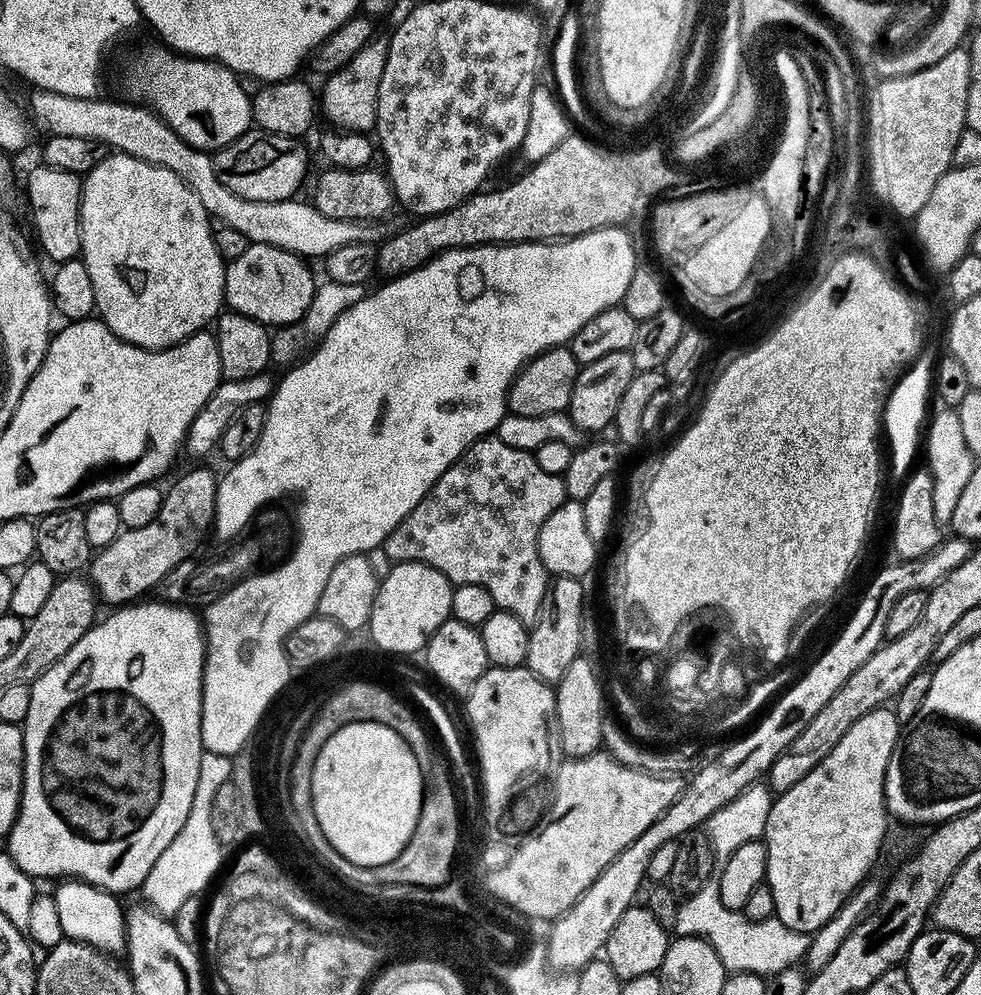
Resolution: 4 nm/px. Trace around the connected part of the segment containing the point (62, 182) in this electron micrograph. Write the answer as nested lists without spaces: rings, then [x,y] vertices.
[[[39,167],[28,176],[28,212],[32,215],[36,240],[53,265],[75,260],[81,255],[80,199],[84,189],[81,177],[70,174],[70,170]]]

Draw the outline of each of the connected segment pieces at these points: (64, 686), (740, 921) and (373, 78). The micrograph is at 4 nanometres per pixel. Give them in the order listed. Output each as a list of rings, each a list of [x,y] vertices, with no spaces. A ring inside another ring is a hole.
[[[136,602],[131,606],[120,606],[115,609],[113,616],[108,616],[99,621],[90,629],[85,636],[78,638],[74,646],[54,666],[50,666],[41,676],[31,684],[32,697],[30,698],[30,714],[26,714],[23,722],[24,729],[24,785],[22,786],[22,798],[20,799],[20,813],[14,822],[12,831],[6,837],[6,851],[14,858],[14,862],[23,872],[28,873],[33,878],[39,876],[60,876],[56,878],[71,878],[73,880],[85,880],[87,884],[92,884],[95,888],[100,888],[103,892],[121,894],[120,892],[132,892],[143,885],[144,880],[154,870],[154,862],[162,858],[162,850],[178,838],[178,830],[186,826],[186,814],[190,814],[190,806],[194,802],[194,790],[198,786],[198,774],[200,773],[200,754],[205,751],[205,746],[200,741],[200,691],[204,688],[204,630],[202,620],[188,608],[180,608],[176,602],[155,602],[156,604],[144,604],[148,602]]]
[[[716,874],[681,903],[674,932],[676,936],[700,936],[706,940],[729,973],[753,972],[765,978],[799,965],[807,957],[810,939],[809,933],[790,930],[781,920],[754,922],[744,917],[743,912],[722,906]]]
[[[373,35],[372,41],[362,46],[362,50],[358,50],[358,54],[354,54],[354,58],[350,58],[350,62],[342,66],[342,70],[323,81],[324,94],[322,92],[319,95],[318,104],[322,116],[332,123],[329,125],[345,132],[365,134],[375,129],[378,118],[378,86],[382,86],[382,70],[386,70],[387,53],[388,36]]]

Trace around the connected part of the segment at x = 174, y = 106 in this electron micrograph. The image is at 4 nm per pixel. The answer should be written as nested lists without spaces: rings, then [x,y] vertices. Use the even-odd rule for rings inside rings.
[[[167,47],[144,48],[128,64],[124,72],[124,88],[131,99],[143,102],[152,111],[160,115],[185,142],[203,152],[215,153],[234,142],[244,132],[253,127],[252,101],[249,89],[244,89],[241,77],[225,64],[217,64],[215,60],[202,60],[195,56],[181,56]]]

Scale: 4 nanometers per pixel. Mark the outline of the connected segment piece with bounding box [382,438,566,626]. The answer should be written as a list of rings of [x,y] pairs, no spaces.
[[[495,438],[475,440],[472,445],[440,475],[438,482],[434,482],[434,486],[424,495],[422,502],[418,502],[418,506],[414,506],[414,510],[410,510],[408,517],[389,534],[382,547],[384,547],[386,554],[392,561],[397,564],[418,562],[419,564],[425,564],[434,570],[438,570],[454,586],[458,584],[482,586],[490,594],[490,598],[494,598],[494,602],[499,611],[514,614],[514,618],[518,618],[522,623],[531,626],[538,618],[540,607],[544,601],[544,595],[548,592],[550,583],[548,567],[542,562],[540,551],[538,550],[538,538],[540,537],[540,531],[546,522],[546,518],[550,518],[550,514],[554,514],[554,510],[558,505],[563,504],[565,499],[563,475],[555,476],[554,474],[546,473],[545,470],[542,470],[542,468],[538,466],[538,462],[533,453],[514,450],[514,446],[506,446],[506,442]]]

